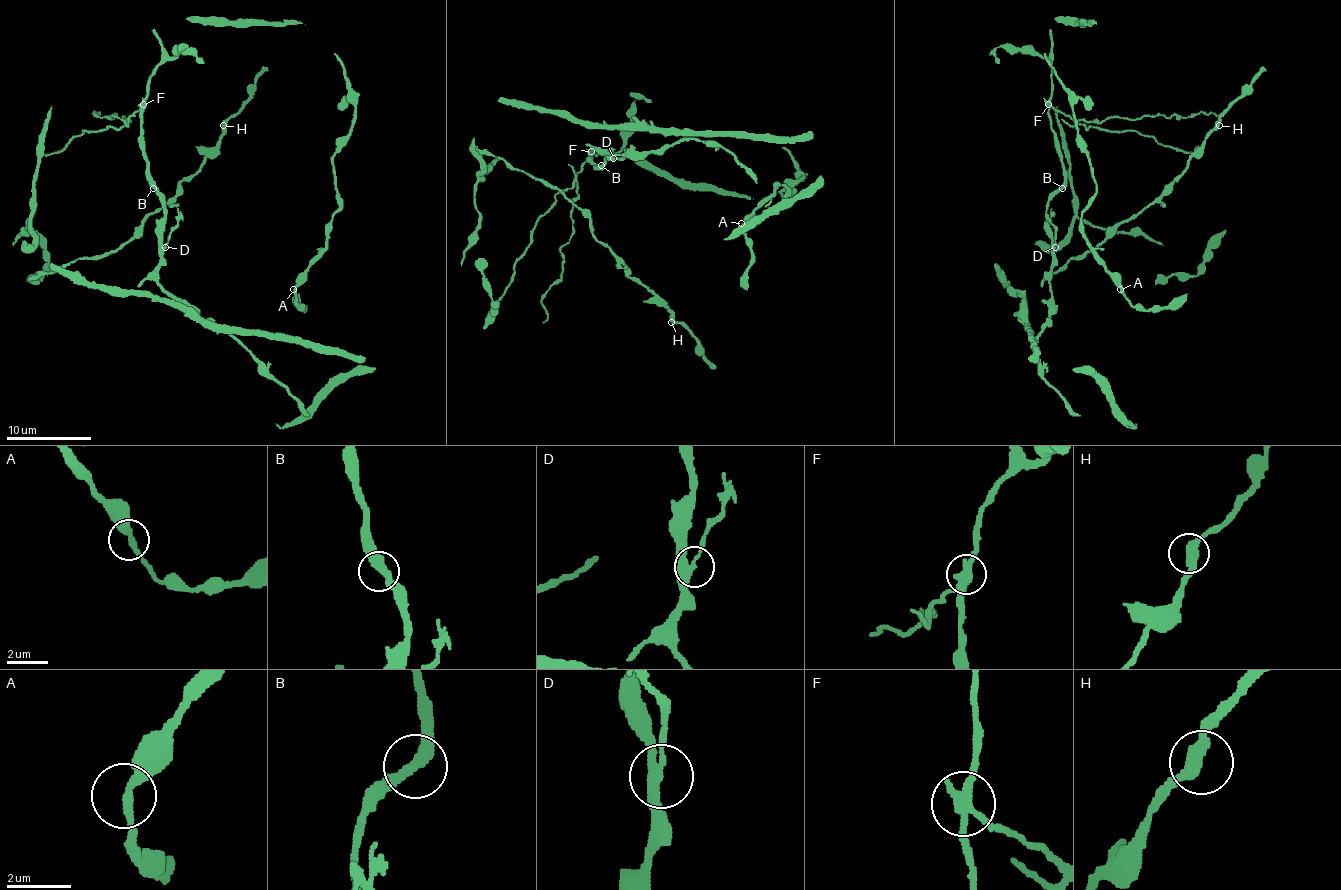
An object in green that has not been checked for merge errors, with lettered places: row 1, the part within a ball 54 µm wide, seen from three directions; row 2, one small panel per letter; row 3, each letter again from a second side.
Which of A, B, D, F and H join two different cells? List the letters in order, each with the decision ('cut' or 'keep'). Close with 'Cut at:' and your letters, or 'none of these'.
A: keep
B: keep
D: cut
F: cut
H: keep
Cut at: D, F

